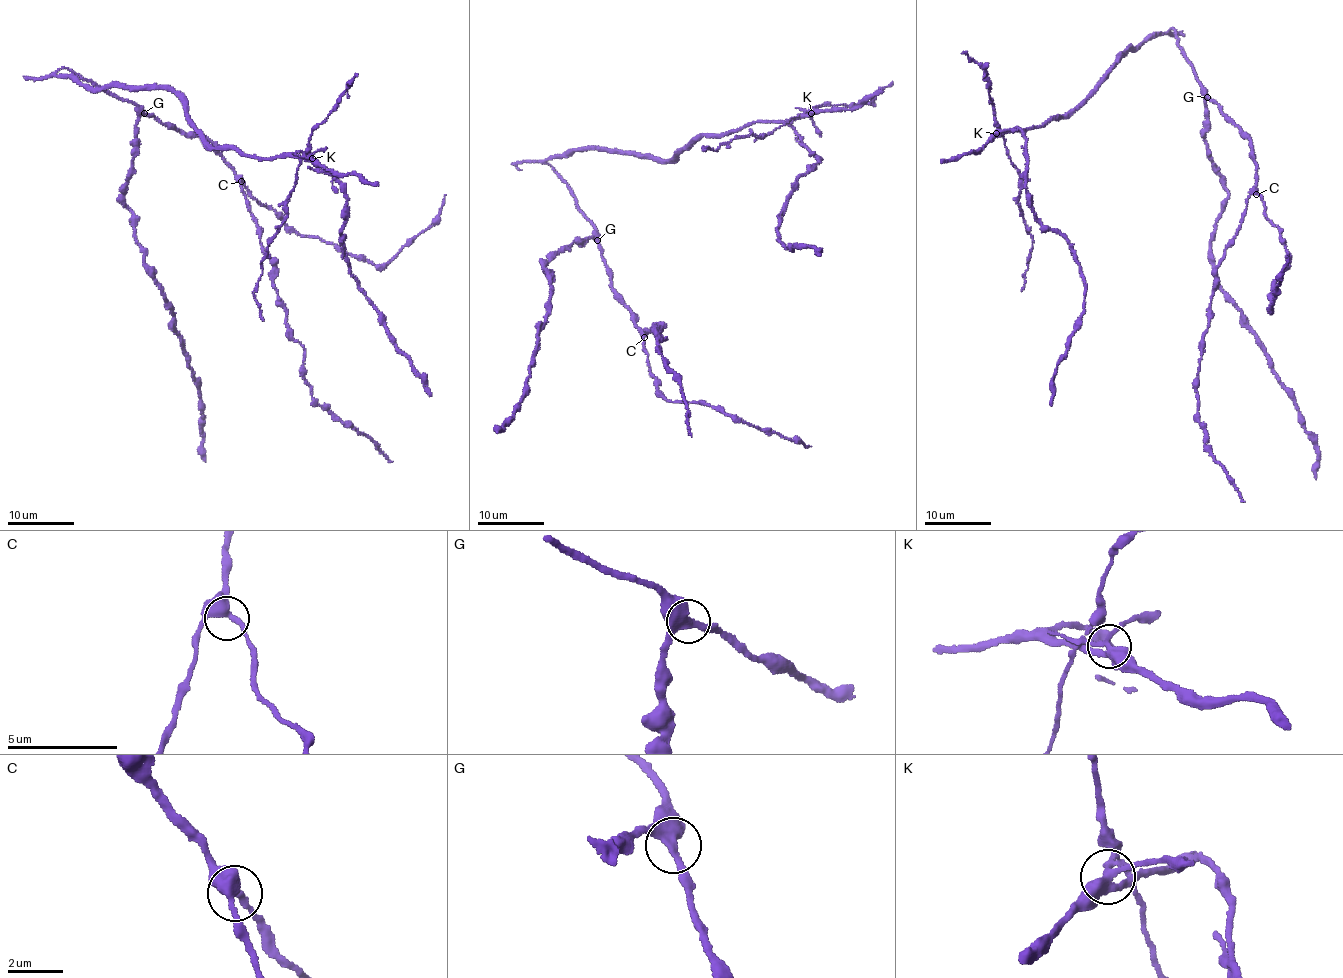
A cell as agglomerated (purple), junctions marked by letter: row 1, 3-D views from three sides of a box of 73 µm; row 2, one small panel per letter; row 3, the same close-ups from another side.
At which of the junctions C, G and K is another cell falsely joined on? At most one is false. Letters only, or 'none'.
K

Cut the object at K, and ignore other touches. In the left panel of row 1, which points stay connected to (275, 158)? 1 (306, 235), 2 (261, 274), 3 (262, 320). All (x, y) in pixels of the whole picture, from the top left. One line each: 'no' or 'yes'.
1: yes
2: no
3: no

